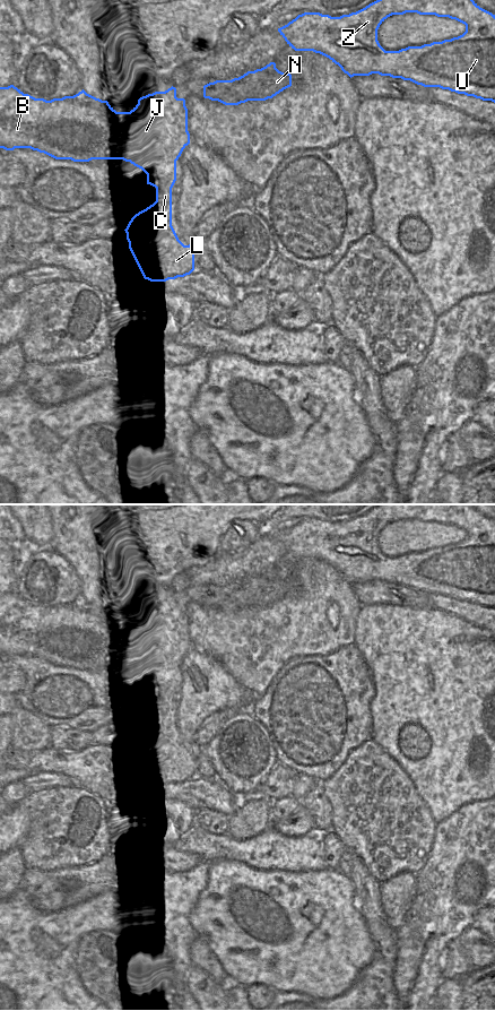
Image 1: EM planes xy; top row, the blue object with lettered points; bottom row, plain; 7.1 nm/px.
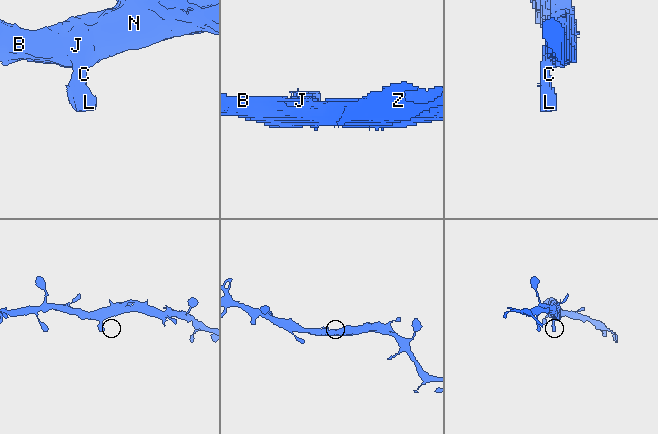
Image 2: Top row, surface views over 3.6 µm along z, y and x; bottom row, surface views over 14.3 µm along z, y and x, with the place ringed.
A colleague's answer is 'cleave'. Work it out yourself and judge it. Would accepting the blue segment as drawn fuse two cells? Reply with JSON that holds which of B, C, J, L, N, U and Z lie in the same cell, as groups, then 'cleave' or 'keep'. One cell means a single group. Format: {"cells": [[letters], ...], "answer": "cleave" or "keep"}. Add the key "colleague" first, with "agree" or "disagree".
{"colleague": "disagree", "cells": [["B", "C", "J", "L", "N", "U", "Z"]], "answer": "keep"}

